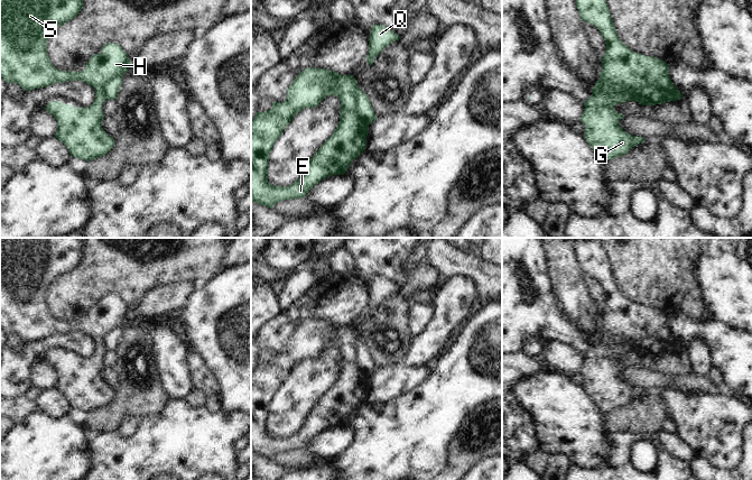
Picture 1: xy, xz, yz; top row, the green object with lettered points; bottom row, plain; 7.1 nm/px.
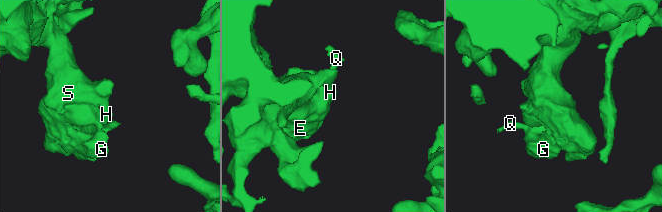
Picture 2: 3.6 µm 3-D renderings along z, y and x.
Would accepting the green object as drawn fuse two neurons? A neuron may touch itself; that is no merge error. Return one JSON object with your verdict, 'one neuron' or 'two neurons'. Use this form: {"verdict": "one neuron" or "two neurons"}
{"verdict": "two neurons"}

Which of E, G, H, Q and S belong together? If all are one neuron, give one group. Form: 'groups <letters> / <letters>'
groups E G H S / Q

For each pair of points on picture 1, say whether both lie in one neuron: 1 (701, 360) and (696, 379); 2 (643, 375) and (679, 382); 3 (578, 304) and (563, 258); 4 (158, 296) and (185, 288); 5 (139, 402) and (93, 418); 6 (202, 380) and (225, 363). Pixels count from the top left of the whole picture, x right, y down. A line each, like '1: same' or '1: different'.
1: different
2: same
3: same
4: same
5: same
6: different

